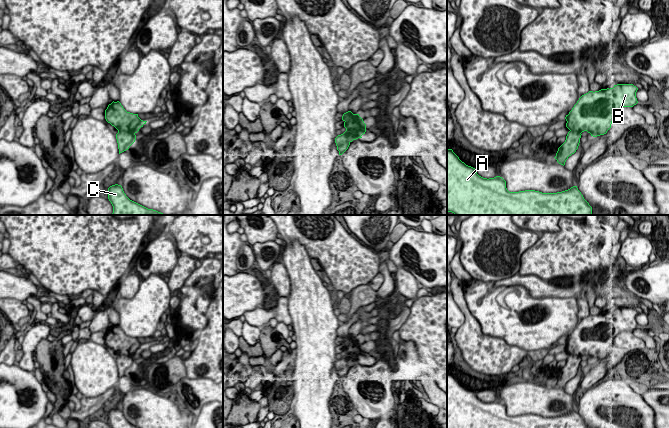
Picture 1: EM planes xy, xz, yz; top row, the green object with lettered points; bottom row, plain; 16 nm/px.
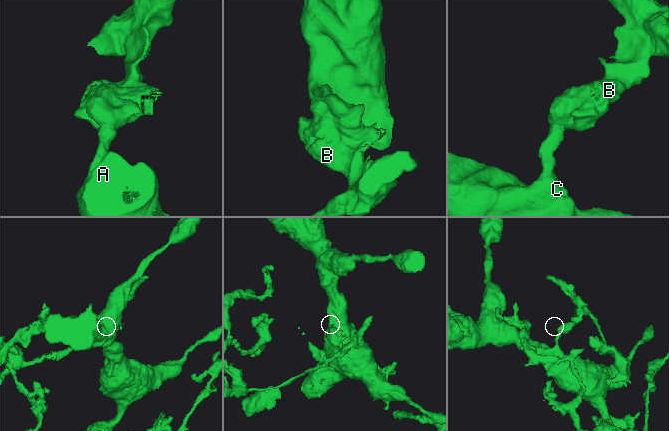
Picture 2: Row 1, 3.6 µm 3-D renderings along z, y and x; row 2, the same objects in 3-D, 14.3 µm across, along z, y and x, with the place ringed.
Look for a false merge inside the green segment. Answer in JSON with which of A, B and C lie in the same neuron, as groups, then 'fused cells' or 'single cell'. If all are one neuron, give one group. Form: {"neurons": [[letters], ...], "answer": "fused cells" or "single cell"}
{"neurons": [["A", "C"], ["B"]], "answer": "fused cells"}

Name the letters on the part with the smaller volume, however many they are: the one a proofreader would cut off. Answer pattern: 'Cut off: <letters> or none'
Cut off: B

